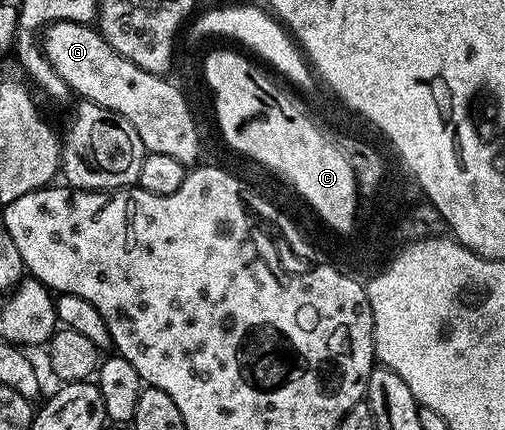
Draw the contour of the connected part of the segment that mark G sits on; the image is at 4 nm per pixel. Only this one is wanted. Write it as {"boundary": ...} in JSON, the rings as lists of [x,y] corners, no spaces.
{"boundary":[[[58,20],[55,24],[48,24],[41,32],[41,47],[49,66],[67,83],[72,93],[76,92],[76,97],[121,114],[121,118],[125,118],[131,123],[133,130],[137,130],[137,138],[141,138],[147,152],[169,154],[169,158],[177,158],[177,162],[188,166],[198,161],[195,159],[199,156],[199,128],[195,125],[195,116],[191,113],[182,90],[177,85],[170,84],[170,79],[149,74],[141,70],[141,66],[129,62],[129,58],[117,54],[117,50],[113,50],[113,46],[105,42],[98,27],[91,24],[78,24],[68,20]]]}

